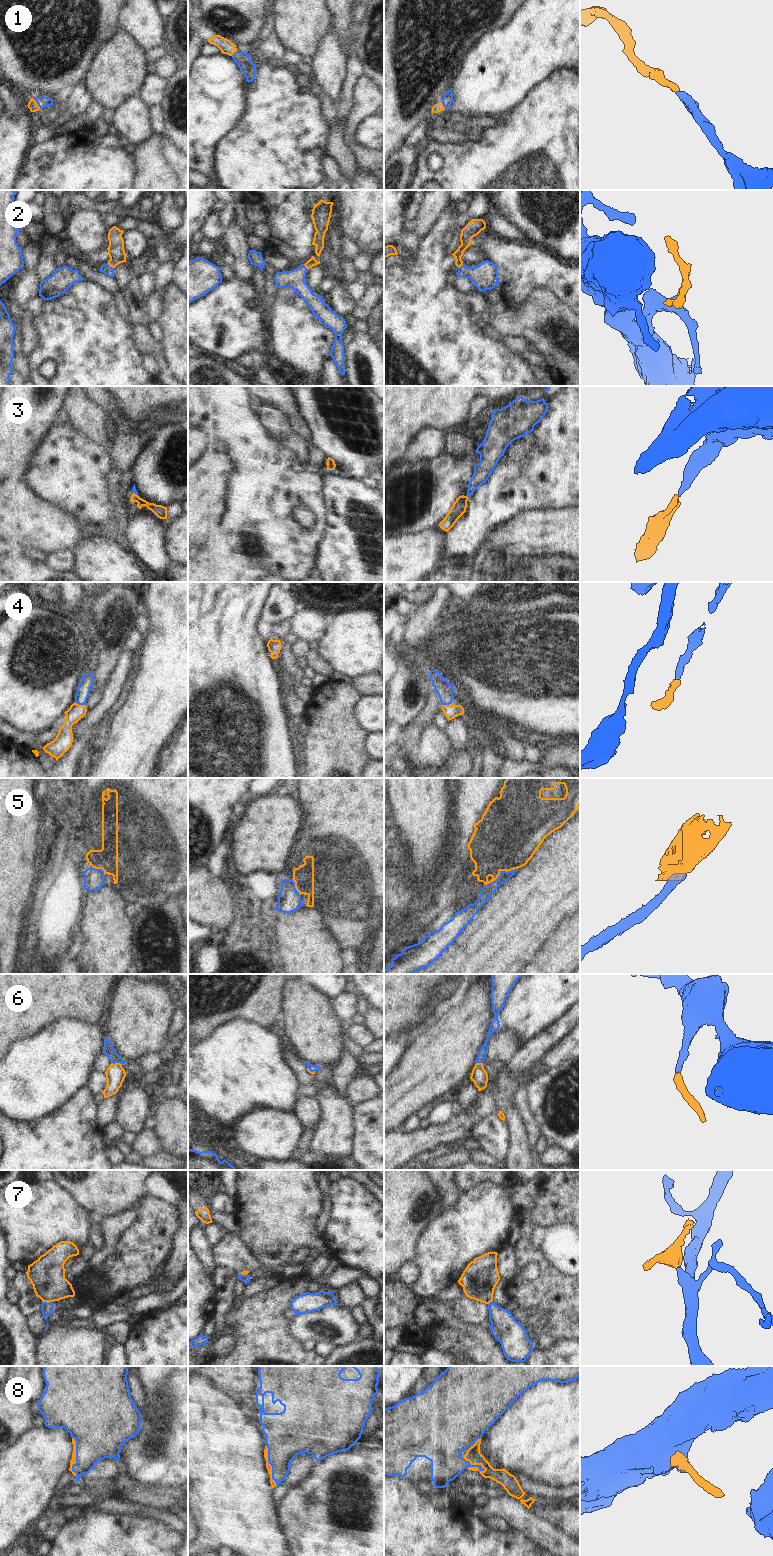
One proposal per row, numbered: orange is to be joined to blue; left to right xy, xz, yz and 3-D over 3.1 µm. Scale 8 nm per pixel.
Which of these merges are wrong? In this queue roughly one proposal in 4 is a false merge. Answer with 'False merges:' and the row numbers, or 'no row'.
False merges: 5, 7

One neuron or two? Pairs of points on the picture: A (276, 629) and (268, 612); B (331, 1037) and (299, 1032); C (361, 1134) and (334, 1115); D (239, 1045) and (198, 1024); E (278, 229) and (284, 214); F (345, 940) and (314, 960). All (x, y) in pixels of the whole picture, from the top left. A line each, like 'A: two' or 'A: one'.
A: two
B: one
C: two
D: two
E: one
F: two

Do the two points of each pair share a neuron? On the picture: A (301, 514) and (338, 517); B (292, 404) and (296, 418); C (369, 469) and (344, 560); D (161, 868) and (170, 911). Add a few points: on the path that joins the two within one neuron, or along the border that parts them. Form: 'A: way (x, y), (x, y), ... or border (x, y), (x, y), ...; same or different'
A: border (325, 493), (328, 527), (322, 539); different
B: border (298, 411), (288, 414); different
C: border (339, 472), (361, 480); different
D: border (177, 896), (169, 896), (159, 904), (145, 907); different

